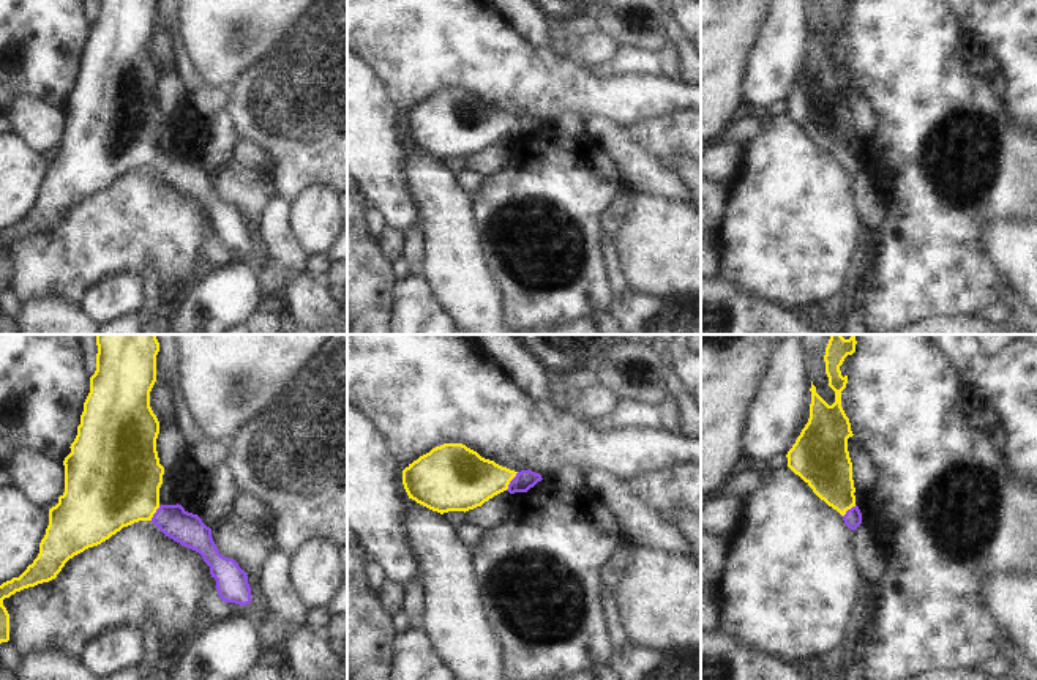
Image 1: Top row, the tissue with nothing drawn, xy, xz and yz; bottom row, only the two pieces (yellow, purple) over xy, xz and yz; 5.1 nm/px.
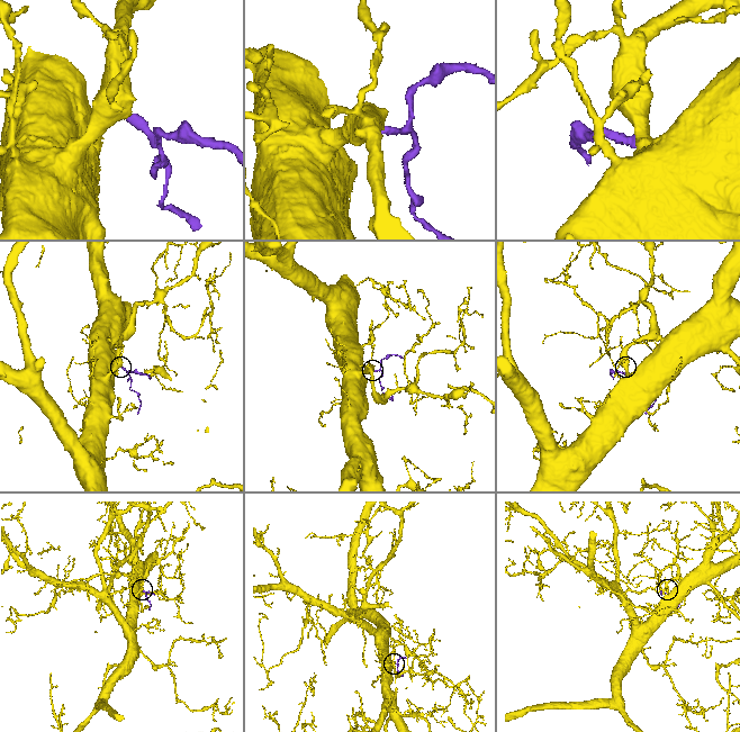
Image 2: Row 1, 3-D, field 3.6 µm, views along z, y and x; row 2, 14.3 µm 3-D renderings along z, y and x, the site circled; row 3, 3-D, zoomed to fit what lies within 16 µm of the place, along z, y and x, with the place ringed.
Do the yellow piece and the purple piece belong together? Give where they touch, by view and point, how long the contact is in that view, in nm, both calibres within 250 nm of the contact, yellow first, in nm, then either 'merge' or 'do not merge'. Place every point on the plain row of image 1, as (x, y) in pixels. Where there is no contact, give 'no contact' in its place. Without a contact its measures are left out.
meets yellow in xz at (510, 127); contact 120 nm long; 320 nm thick on the yellow side, 100 nm on the other; merge

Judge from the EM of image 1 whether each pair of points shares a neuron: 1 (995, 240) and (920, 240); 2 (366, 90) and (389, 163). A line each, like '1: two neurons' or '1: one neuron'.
1: two neurons
2: one neuron

